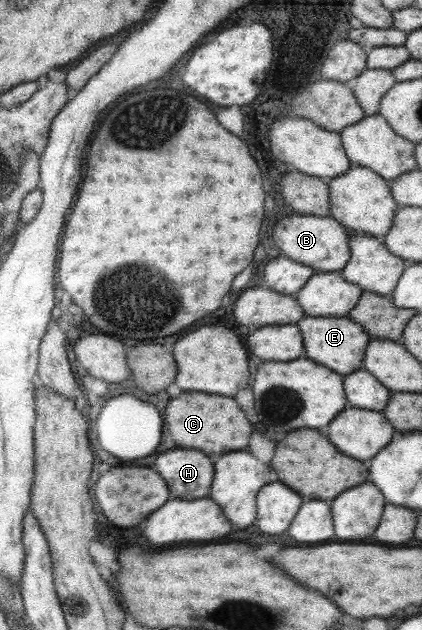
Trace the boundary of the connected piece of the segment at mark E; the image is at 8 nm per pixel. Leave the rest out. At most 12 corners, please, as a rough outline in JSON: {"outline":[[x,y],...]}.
{"outline":[[304,316],[305,357],[342,376],[361,369],[367,342],[347,316]]}

